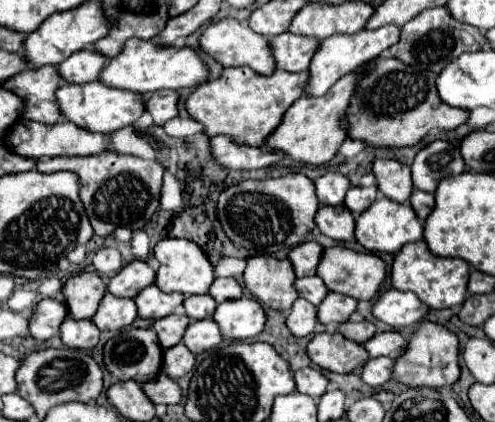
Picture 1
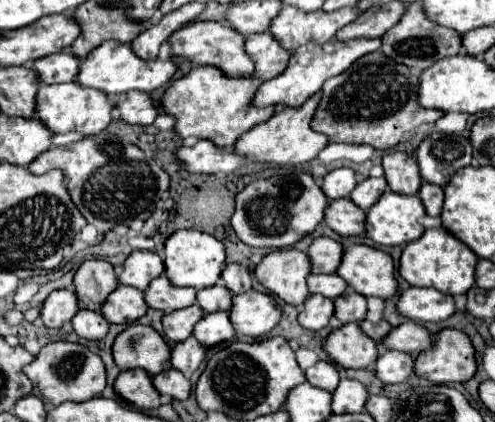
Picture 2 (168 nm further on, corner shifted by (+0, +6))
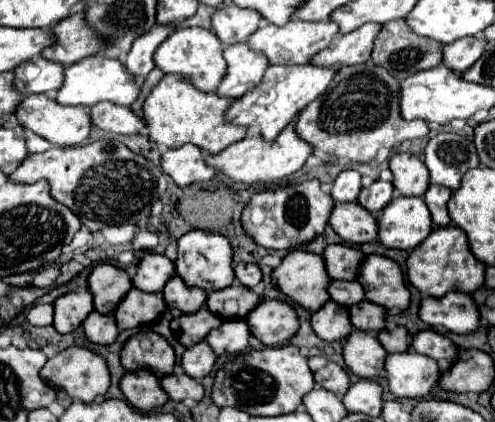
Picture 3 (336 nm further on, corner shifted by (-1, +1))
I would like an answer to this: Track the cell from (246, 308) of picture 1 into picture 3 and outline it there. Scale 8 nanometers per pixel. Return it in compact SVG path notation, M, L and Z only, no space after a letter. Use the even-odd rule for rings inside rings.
M261 300L245 318L251 334L265 346L277 346L289 340L297 328L299 320L295 310L281 300Z

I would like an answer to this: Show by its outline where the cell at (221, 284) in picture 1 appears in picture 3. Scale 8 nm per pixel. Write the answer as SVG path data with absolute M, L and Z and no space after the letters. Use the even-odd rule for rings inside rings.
M237 264L235 266L235 276L237 282L249 290L253 290L261 282L261 270L257 264Z

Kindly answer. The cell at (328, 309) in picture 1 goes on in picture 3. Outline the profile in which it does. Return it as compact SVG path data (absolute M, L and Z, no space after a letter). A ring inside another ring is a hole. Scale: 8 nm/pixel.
M361 300L355 306L349 308L349 316L351 316L351 324L357 330L383 330L385 328L385 308L377 306L373 302Z

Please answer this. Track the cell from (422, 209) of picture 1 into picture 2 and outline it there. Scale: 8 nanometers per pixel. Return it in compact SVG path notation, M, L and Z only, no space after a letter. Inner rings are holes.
M424 183L418 195L420 195L428 215L438 217L442 213L442 201L444 201L444 189L442 187L432 185L432 183Z

